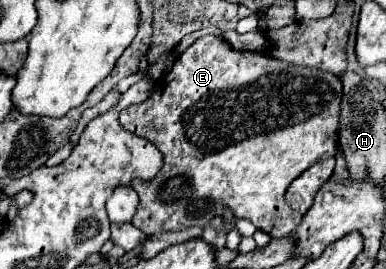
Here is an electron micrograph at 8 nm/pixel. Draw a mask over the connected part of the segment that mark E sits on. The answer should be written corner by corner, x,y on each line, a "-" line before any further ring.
208,34
208,36
202,36
198,38
176,62
174,66
170,68
168,74
164,74
162,78
158,78
154,82
154,92
148,100
144,100
142,104
136,104
136,106
128,106
122,114
120,114
120,124
150,140
158,150
162,150
164,154
164,168
162,172
150,180
150,182
142,182
142,180
134,180
134,190
138,192
140,196
140,206
138,206
138,212
134,214
132,222
136,224
136,228
140,228
144,234
152,236
152,234
158,234
160,230
184,230
184,228
190,228
190,226
206,226
208,220
212,220
216,214
220,214
220,208
226,204
234,210
234,216
238,218
248,218
258,230
274,236
274,238
280,238
280,236
286,236
290,234
302,220
302,216
298,212
294,212
286,200
284,200
284,194
286,194
286,188
292,184
292,180
296,180
304,170
308,170
312,164
316,164
318,160
326,160
326,158
332,158
336,156
336,152
340,150
340,136
338,136
338,120
340,120
340,102
342,102
342,80
340,76
336,74
330,74
330,72
322,72
322,70
316,70
316,68
304,68
304,66
294,66
294,64
286,64
286,62
280,62
280,60
270,60
258,52
246,52
246,50
236,50
232,48
228,42
222,42
220,38

